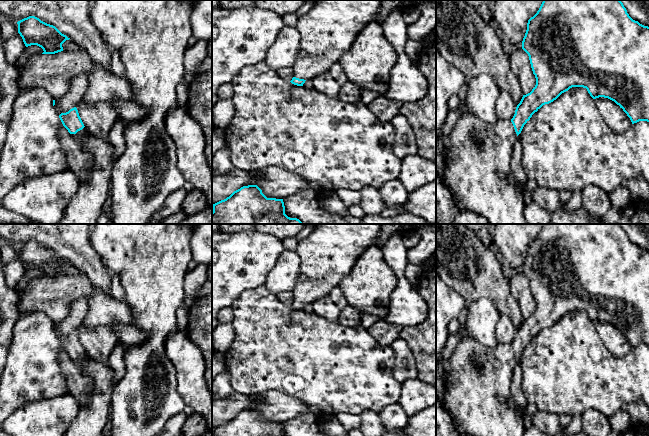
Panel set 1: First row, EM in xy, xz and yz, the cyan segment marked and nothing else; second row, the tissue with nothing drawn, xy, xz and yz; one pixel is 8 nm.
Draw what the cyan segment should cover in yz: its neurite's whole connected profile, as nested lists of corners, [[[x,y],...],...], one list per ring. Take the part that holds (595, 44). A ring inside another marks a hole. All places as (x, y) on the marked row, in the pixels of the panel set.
[[[543,0],[537,13],[528,20],[527,30],[522,41],[522,49],[529,56],[531,68],[536,78],[536,85],[530,93],[523,95],[520,103],[516,107],[513,118],[511,120],[498,119],[495,124],[488,124],[466,111],[459,118],[450,135],[441,143],[441,158],[443,158],[446,163],[445,177],[458,203],[462,209],[472,211],[485,217],[489,224],[527,224],[524,216],[524,197],[505,179],[505,176],[512,173],[510,166],[511,155],[513,145],[518,139],[518,135],[532,115],[543,105],[553,102],[562,93],[568,91],[572,87],[583,87],[587,89],[593,99],[604,97],[614,101],[627,114],[632,124],[639,121],[649,122],[649,27],[633,20],[620,0]]]

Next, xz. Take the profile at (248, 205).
[[[248,185],[213,204],[212,224],[302,224],[302,222],[285,214],[283,199],[267,198],[257,185]]]

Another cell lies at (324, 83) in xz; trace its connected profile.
[[[323,72],[314,77],[311,81],[316,91],[322,92],[334,99],[338,99],[341,85],[333,79],[329,72]]]

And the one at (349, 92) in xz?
[[[347,81],[341,85],[338,99],[347,103],[356,103],[361,101],[361,92],[362,89],[357,84]]]

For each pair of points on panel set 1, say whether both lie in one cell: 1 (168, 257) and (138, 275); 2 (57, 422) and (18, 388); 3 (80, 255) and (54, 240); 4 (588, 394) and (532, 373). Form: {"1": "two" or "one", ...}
{"1": "one", "2": "two", "3": "one", "4": "one"}

